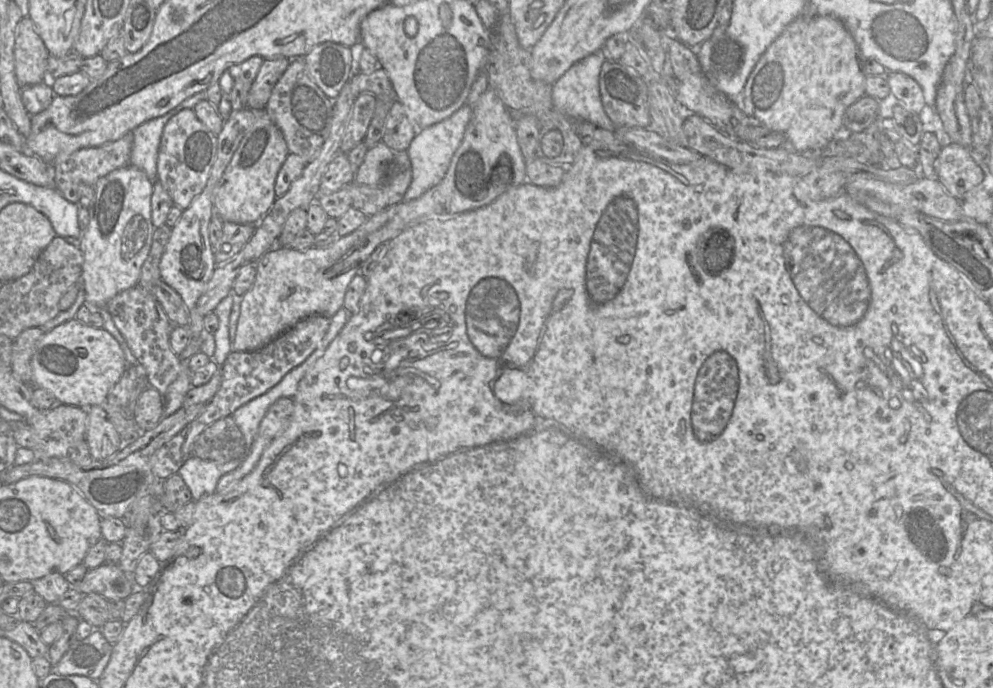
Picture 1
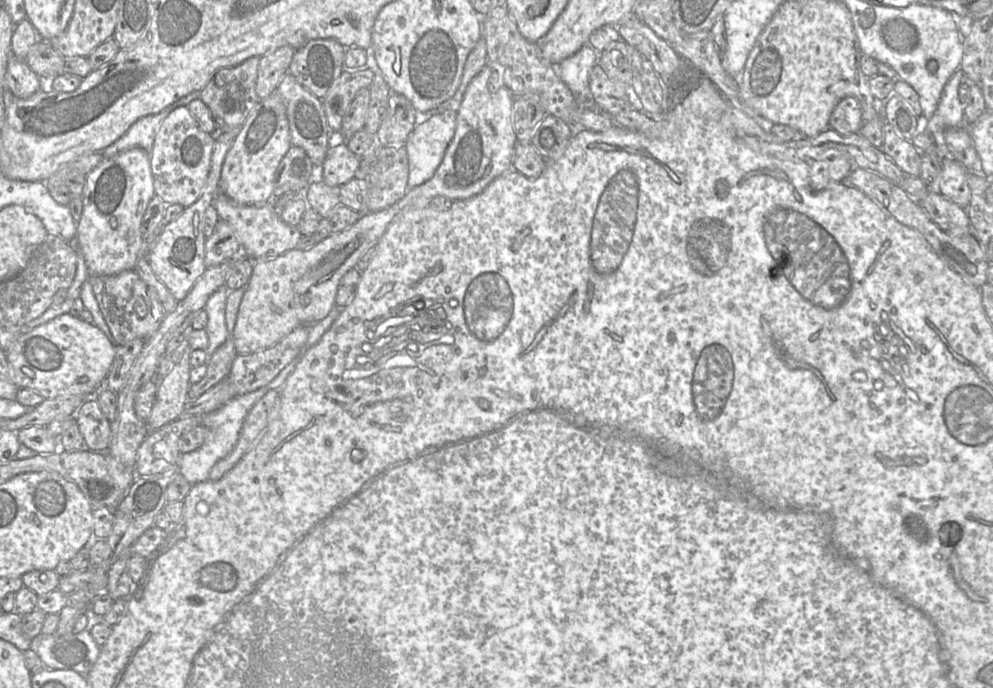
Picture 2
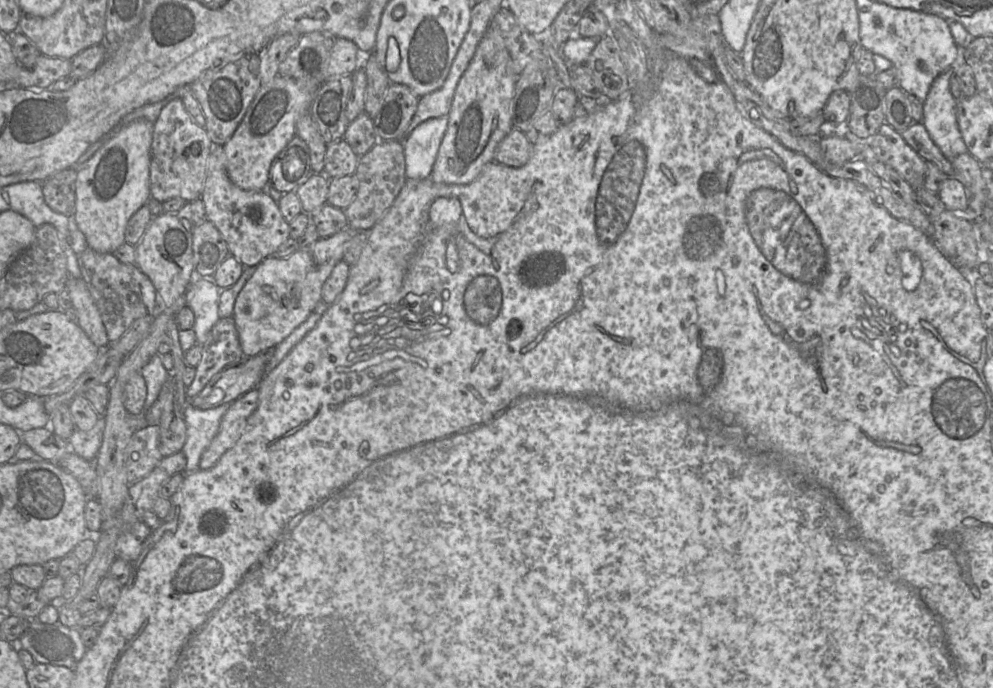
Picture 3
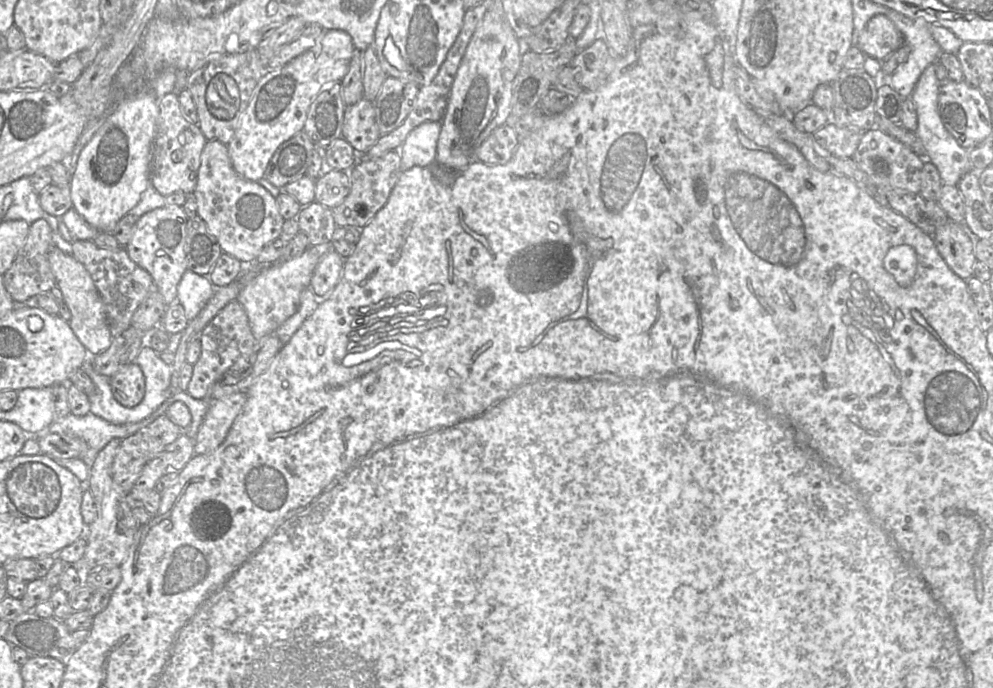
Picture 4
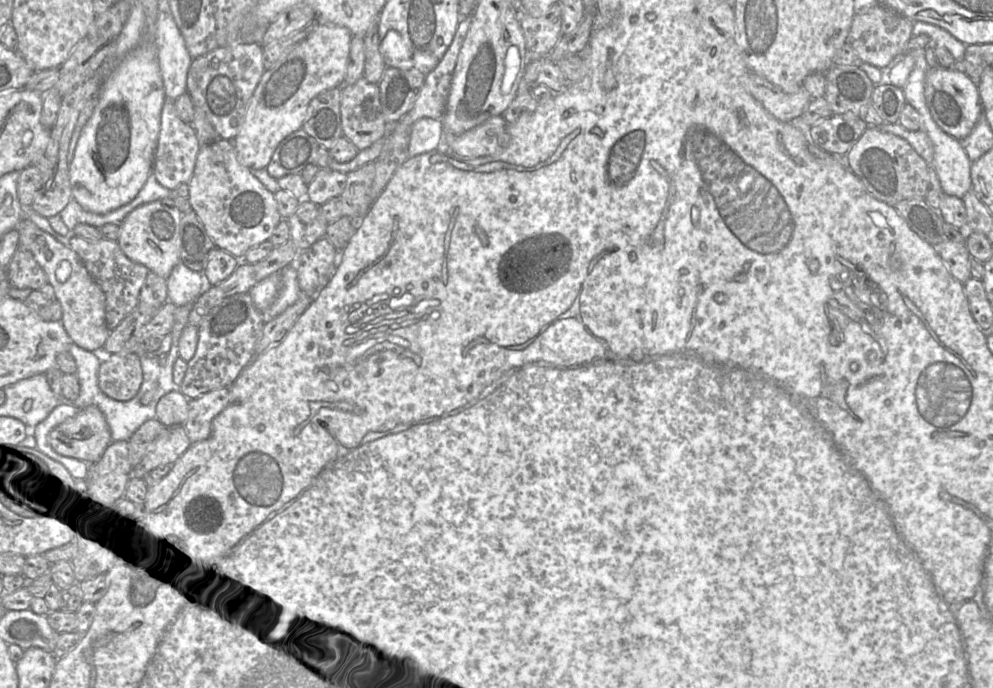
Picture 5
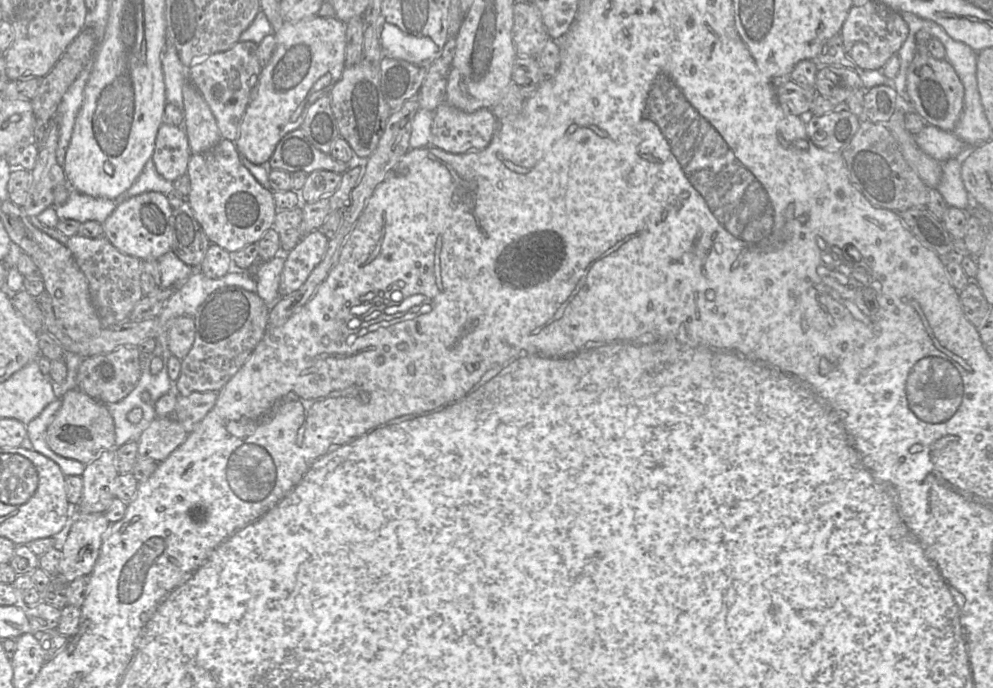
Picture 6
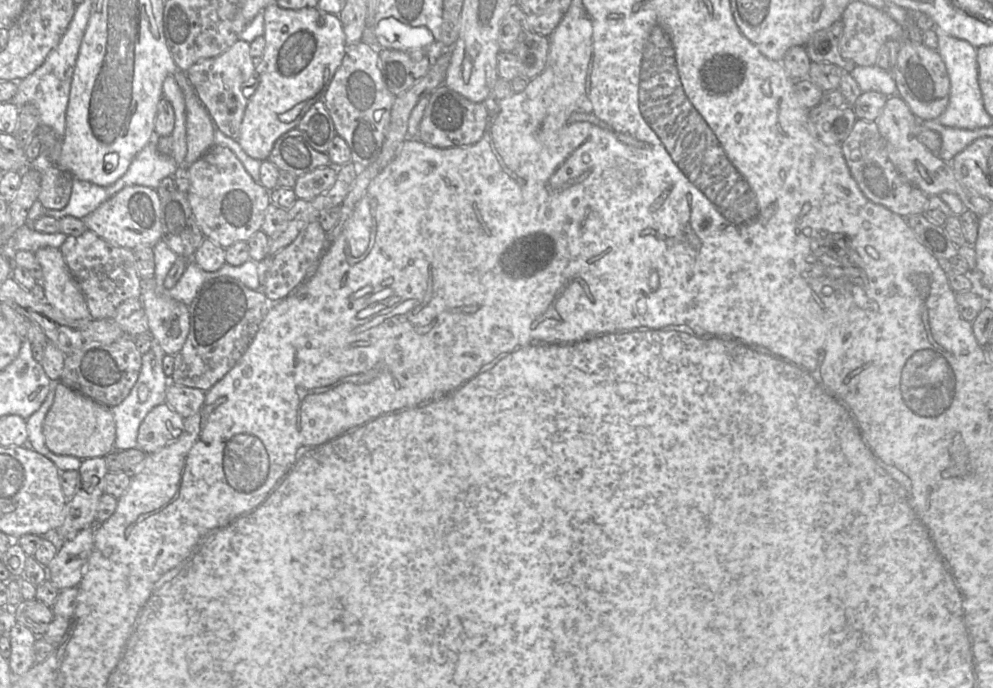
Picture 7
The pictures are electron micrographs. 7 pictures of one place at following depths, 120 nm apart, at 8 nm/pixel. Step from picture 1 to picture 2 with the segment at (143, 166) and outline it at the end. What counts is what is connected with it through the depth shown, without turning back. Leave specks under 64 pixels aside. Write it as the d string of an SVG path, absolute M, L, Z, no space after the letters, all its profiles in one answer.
M200 91L191 92L161 112L140 118L124 135L100 153L102 153L104 158L111 157L132 148L142 148L148 153L151 153L156 134L164 119L176 108L188 106L193 100L200 98L200 95Z

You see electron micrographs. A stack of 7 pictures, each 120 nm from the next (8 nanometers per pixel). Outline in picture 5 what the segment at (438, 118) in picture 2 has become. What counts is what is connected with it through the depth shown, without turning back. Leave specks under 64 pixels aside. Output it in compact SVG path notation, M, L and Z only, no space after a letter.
M421 118L411 126L408 147L409 158L444 149L442 119Z

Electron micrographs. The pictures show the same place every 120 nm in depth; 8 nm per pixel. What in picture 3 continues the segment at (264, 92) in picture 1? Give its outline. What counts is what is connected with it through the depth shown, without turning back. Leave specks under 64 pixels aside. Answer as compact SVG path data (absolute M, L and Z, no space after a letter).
M290 32L274 38L259 53L259 77L261 84L271 82L278 74L280 63L286 58L289 51L294 48L301 34Z

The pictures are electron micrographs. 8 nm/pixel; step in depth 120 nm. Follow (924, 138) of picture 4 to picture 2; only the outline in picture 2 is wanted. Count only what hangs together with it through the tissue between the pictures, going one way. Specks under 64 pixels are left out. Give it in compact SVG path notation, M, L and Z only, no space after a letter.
M958 69L946 83L938 107L928 121L928 131L944 132L948 128L965 126L964 108L959 100L958 88L963 80L963 72Z

